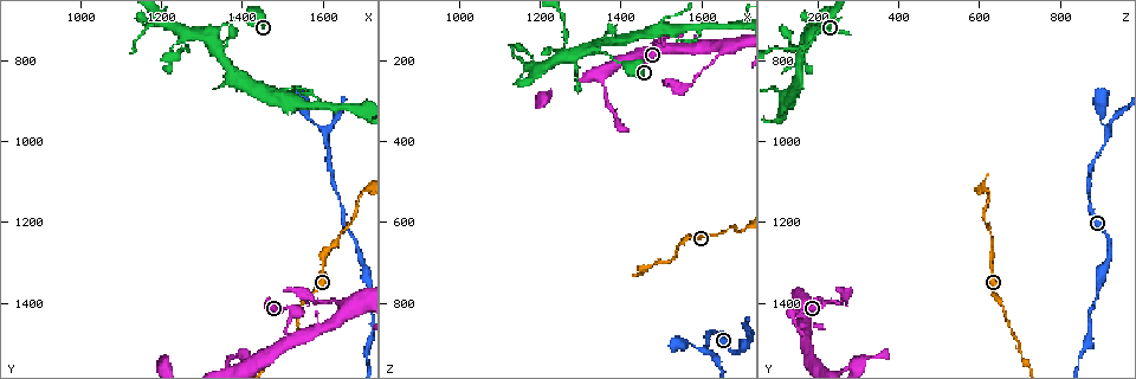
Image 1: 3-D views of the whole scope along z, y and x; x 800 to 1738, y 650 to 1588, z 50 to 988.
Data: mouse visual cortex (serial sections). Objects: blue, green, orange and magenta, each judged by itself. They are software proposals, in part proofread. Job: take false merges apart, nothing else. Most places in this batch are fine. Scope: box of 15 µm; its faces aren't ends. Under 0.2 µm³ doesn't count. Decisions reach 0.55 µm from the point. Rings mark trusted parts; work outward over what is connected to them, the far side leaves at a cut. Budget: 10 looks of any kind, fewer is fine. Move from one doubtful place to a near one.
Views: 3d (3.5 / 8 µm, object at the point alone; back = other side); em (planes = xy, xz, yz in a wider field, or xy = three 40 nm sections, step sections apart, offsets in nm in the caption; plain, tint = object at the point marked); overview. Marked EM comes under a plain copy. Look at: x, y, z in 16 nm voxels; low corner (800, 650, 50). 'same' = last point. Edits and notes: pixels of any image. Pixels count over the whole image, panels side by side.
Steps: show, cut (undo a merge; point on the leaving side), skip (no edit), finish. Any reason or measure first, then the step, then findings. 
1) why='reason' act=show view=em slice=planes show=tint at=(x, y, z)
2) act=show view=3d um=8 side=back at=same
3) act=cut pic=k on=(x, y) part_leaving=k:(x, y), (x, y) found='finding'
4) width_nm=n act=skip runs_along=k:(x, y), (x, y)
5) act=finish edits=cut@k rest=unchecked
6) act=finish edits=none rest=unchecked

why='side arm on a straight run' act=show view=3d um=3.5 at=(1265, 735, 185)

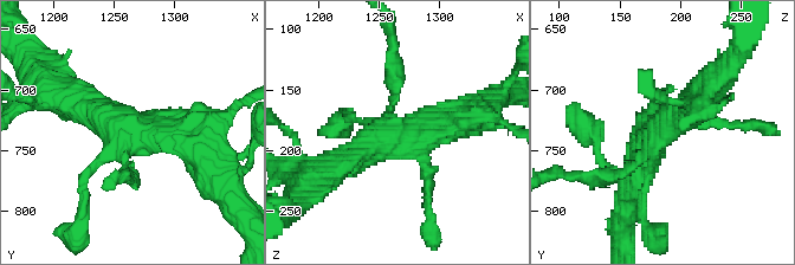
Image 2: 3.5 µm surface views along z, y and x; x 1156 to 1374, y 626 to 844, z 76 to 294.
why='shape alone is not enough' act=show view=em slice=xy step=2 show=tint at=(1270, 734, 186)

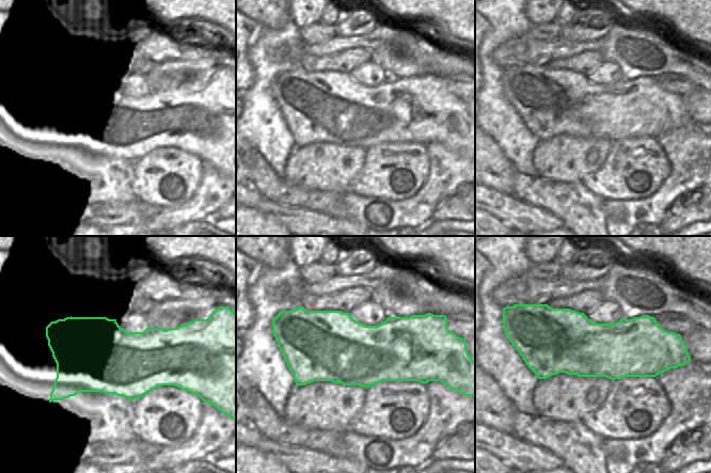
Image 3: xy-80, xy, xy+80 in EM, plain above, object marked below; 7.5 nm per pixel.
act=skip runs_along=2:(476, 115), (388, 134), (337, 163) found='one cell here'

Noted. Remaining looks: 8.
why='thin neck' act=show view=3d um=3.5 at=(1635, 1245, 630)

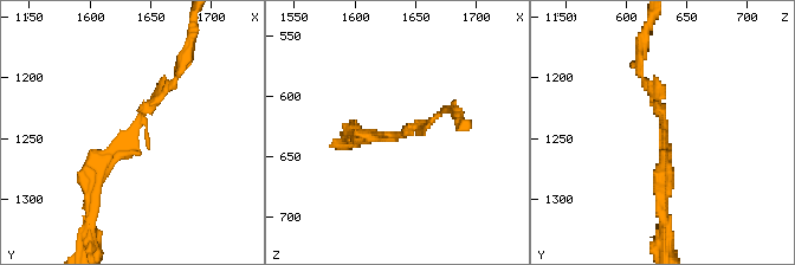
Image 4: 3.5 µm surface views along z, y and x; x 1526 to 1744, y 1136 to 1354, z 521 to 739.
why='need the tissue' act=show view=em slice=planes show=tint at=(1630, 1244, 636)

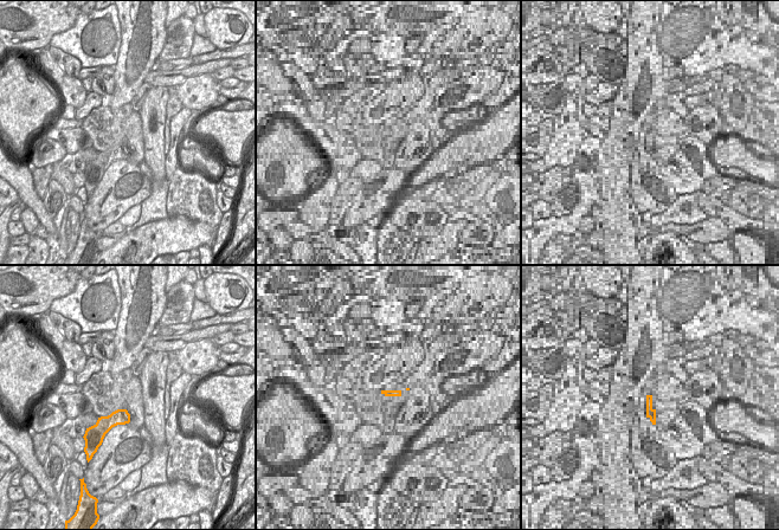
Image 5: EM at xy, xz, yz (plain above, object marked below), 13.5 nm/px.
act=skip runs_along=4:(92, 198), (99, 166), (176, 75) found='one cell here'

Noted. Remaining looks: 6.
act=show view=3d um=8 side=back at=(1700, 1125, 620)

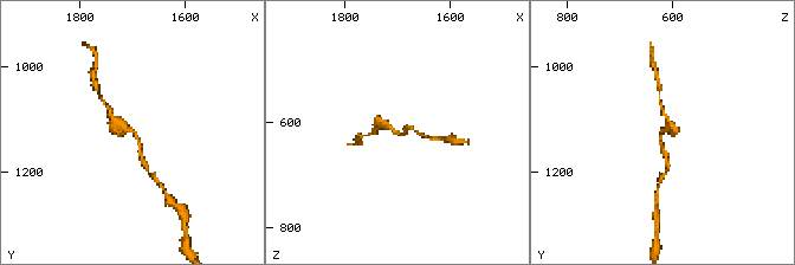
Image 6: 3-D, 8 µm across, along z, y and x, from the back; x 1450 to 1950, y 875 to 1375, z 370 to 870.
why='zoom in' act=show view=3d um=3.5 at=(1700, 1125, 620)

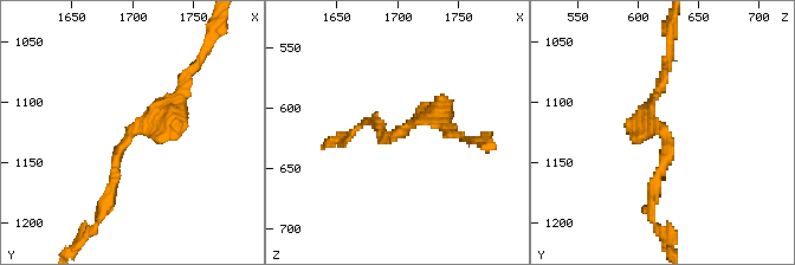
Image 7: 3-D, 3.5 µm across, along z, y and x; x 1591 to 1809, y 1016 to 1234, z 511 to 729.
arms=3 arm_widths_nm=150,150,150 why='need the tissue' act=show view=em slice=planes show=tint at=(1700, 1126, 622)

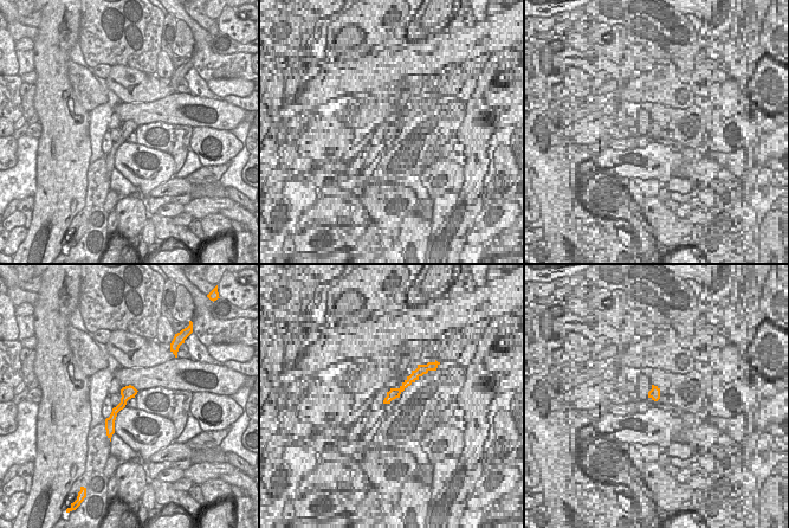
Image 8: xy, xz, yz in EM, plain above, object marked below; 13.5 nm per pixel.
act=skip runs_along=8:(130, 388), (110, 419), (110, 430) found='all the same cell'

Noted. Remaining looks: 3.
why='abrupt turn' act=show view=3d um=3.5 at=(1525, 1410, 135)

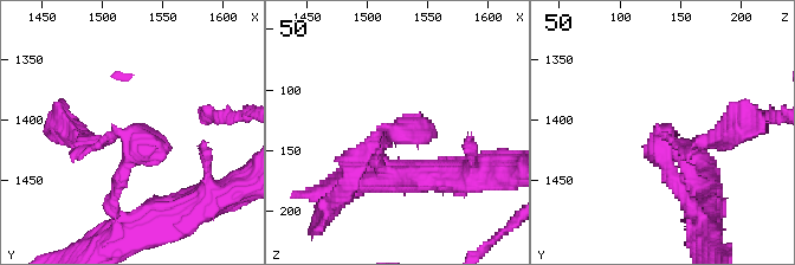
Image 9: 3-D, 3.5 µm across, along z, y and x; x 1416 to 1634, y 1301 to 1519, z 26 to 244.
act=show view=em slice=xy step=3 show=tint at=(1518, 1412, 132)

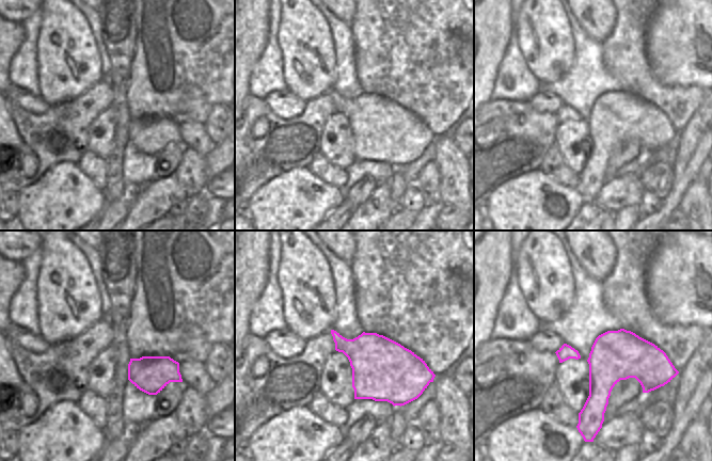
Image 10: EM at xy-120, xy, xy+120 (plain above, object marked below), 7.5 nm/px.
why='another direction' act=show view=em slice=xy step=5 show=tint at=same

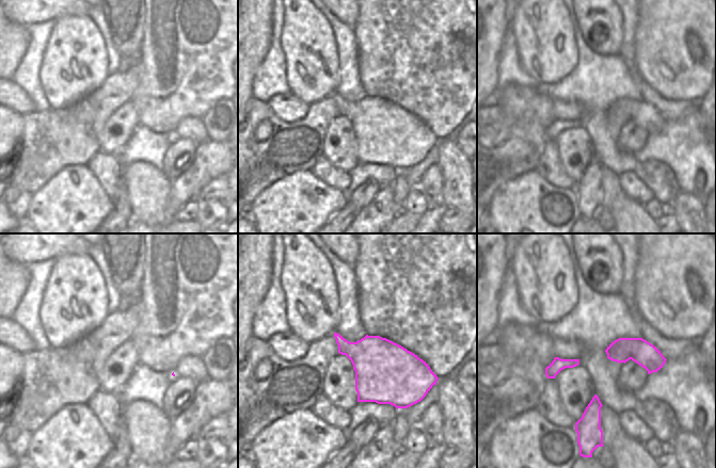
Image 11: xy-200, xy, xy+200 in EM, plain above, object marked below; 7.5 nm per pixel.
act=skip runs_along=9:(715, 136), (660, 136), (687, 201) found='one cell here'

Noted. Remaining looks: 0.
act=finish edits=none rest=unchecked

